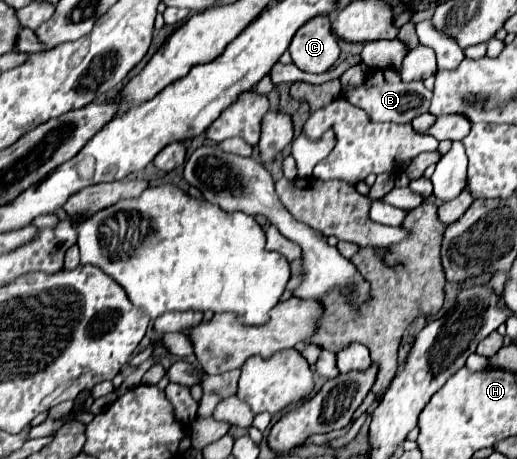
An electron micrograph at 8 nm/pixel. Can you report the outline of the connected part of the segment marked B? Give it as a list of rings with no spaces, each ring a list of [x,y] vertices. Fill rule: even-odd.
[[[374,67],[374,69],[368,69],[368,75],[364,79],[364,87],[356,87],[352,91],[346,91],[344,97],[346,97],[348,103],[352,103],[356,107],[362,107],[366,111],[366,115],[376,123],[382,123],[382,121],[410,123],[416,115],[428,111],[432,91],[428,91],[422,85],[422,81],[404,83],[400,79],[400,73],[396,69],[392,69],[392,67],[386,67],[386,69]]]

